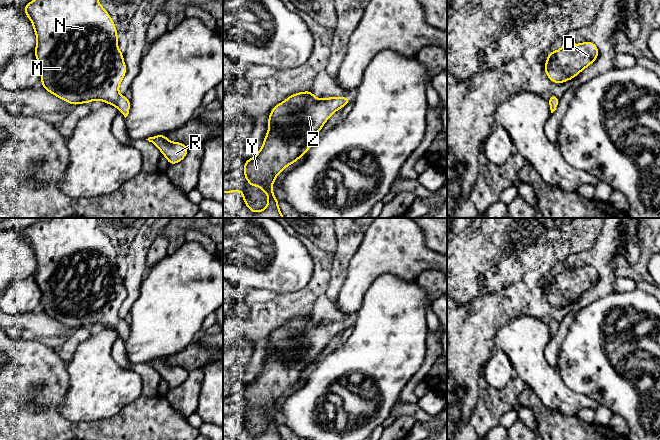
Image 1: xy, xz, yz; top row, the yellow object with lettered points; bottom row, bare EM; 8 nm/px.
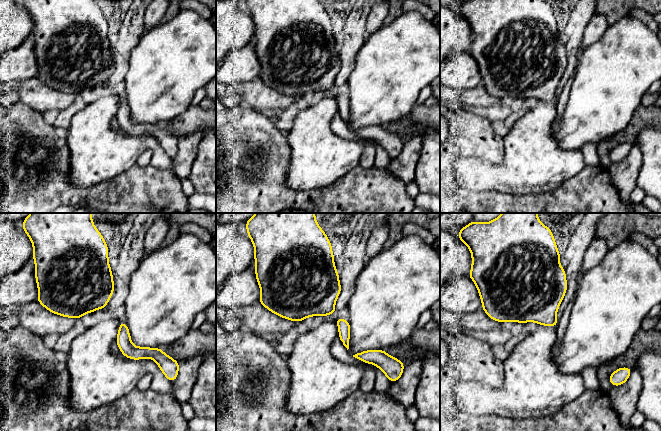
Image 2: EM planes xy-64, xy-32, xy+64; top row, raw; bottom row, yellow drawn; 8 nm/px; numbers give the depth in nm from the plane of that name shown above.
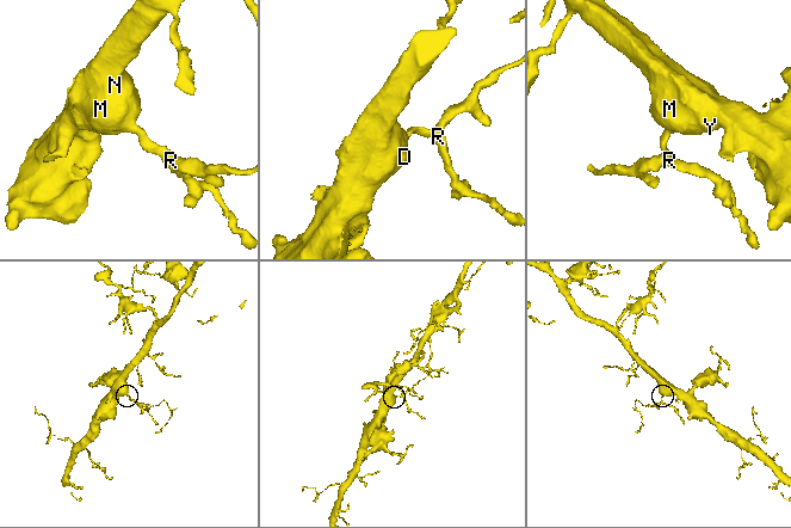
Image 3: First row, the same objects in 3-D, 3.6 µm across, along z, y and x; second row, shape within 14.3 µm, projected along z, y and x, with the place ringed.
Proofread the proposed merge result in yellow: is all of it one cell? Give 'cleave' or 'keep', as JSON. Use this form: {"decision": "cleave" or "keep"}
{"decision": "keep"}

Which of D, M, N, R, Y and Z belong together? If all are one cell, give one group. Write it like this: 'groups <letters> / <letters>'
groups D M N R Y Z

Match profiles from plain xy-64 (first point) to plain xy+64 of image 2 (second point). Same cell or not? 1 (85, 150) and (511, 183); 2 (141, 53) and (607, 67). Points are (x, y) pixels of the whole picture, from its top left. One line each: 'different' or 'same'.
1: same
2: same

